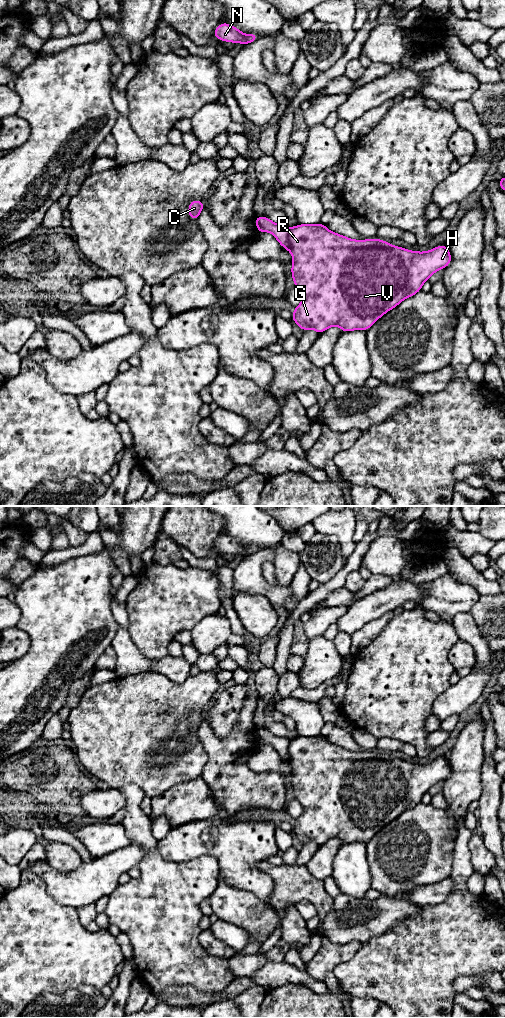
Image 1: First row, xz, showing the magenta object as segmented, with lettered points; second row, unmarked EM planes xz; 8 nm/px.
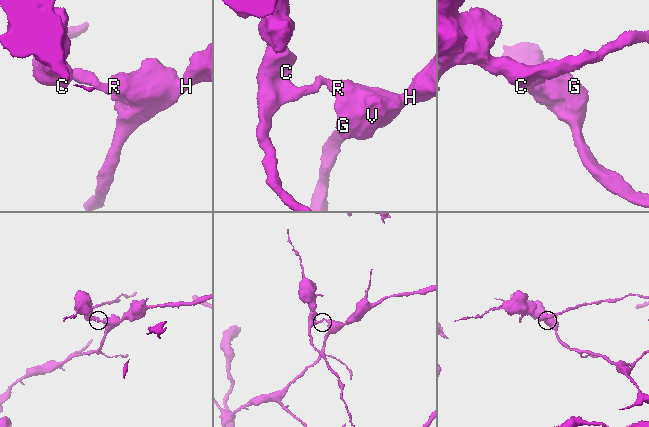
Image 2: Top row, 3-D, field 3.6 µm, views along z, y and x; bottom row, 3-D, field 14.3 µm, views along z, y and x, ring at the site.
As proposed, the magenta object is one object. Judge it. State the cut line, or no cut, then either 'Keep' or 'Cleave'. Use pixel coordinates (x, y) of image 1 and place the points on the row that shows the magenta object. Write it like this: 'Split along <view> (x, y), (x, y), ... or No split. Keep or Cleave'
Split along xz (290, 228), (287, 248). Cleave

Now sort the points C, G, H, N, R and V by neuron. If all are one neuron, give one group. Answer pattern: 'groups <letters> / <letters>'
groups C N / G H R V

